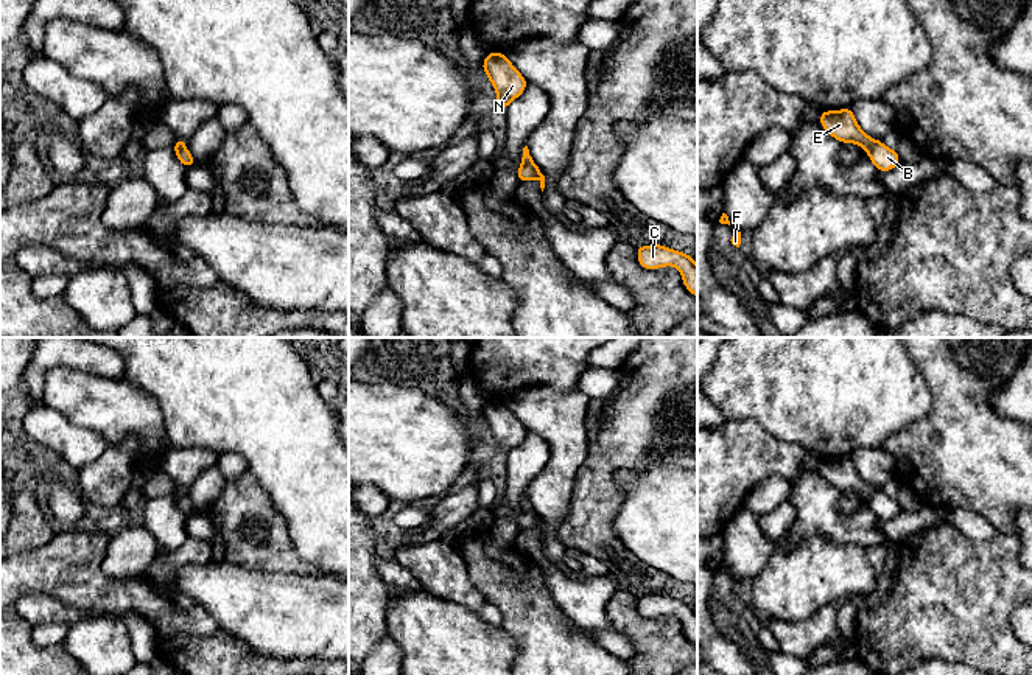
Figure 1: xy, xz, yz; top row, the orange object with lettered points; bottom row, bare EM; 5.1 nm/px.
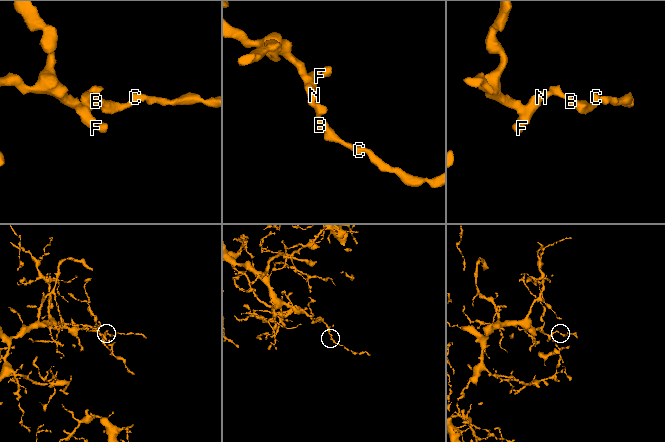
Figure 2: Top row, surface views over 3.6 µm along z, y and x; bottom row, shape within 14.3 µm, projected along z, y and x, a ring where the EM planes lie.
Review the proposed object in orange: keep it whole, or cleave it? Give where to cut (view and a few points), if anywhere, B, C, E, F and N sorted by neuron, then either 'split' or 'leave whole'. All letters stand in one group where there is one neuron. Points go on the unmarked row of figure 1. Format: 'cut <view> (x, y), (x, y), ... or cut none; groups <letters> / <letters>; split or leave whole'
cut yz (875, 489), (867, 500); groups B C / E F N; split

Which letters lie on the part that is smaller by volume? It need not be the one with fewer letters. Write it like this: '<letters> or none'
B, C

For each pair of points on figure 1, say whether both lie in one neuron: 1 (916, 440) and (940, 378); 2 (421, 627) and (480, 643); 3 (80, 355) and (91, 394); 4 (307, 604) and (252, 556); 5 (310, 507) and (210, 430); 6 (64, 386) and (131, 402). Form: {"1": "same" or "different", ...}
{"1": "same", "2": "same", "3": "different", "4": "different", "5": "same", "6": "same"}

